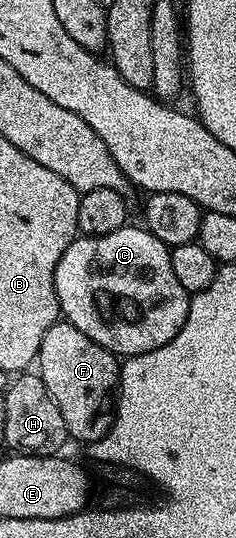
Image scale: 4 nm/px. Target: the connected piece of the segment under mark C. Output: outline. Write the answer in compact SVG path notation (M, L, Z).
M125 223L120 227L113 227L105 232L109 233L103 234L102 237L85 237L85 235L78 235L78 237L69 244L67 251L63 251L63 255L55 267L55 283L53 284L57 292L57 298L61 304L61 317L64 318L64 320L70 321L75 327L79 327L79 331L83 331L83 335L87 335L87 339L99 343L99 347L116 353L122 358L128 359L140 353L155 351L159 347L166 345L171 339L175 339L175 335L183 327L183 323L187 319L191 294L179 284L179 279L175 279L175 271L171 271L170 246L164 245L159 238L150 233L145 227L136 229L135 226Z

